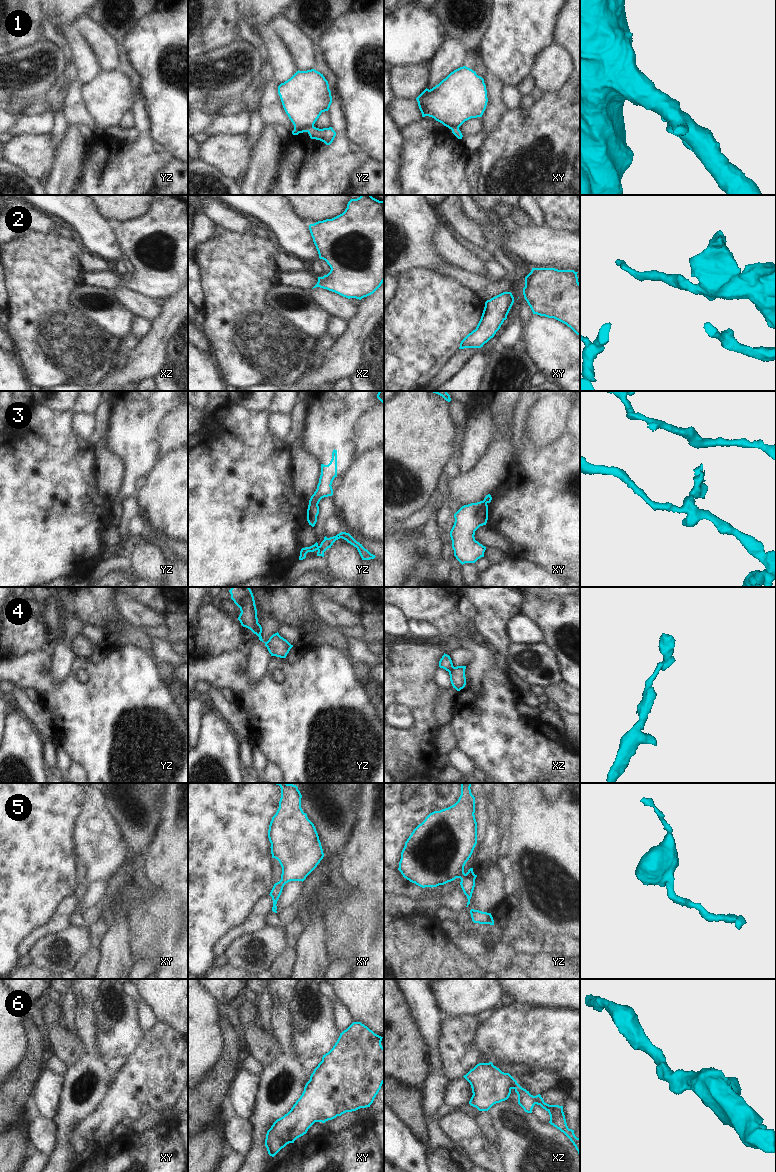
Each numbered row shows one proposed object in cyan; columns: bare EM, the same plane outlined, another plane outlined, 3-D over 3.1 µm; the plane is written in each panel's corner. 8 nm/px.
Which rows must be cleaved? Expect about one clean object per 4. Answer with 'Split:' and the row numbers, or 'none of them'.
Split: 1, 3, 4, 6

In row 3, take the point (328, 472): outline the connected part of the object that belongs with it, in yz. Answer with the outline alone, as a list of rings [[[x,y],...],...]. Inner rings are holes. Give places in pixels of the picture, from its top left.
[[[334,449],[330,463],[328,465],[321,464],[319,483],[309,502],[318,505],[322,498],[332,496],[333,489],[331,485],[335,477],[337,477],[337,450]]]

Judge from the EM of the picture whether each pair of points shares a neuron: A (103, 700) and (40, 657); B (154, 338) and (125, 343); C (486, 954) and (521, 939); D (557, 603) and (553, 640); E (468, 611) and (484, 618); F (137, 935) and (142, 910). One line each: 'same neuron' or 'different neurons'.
A: same neuron
B: different neurons
C: different neurons
D: same neuron
E: different neurons
F: same neuron

